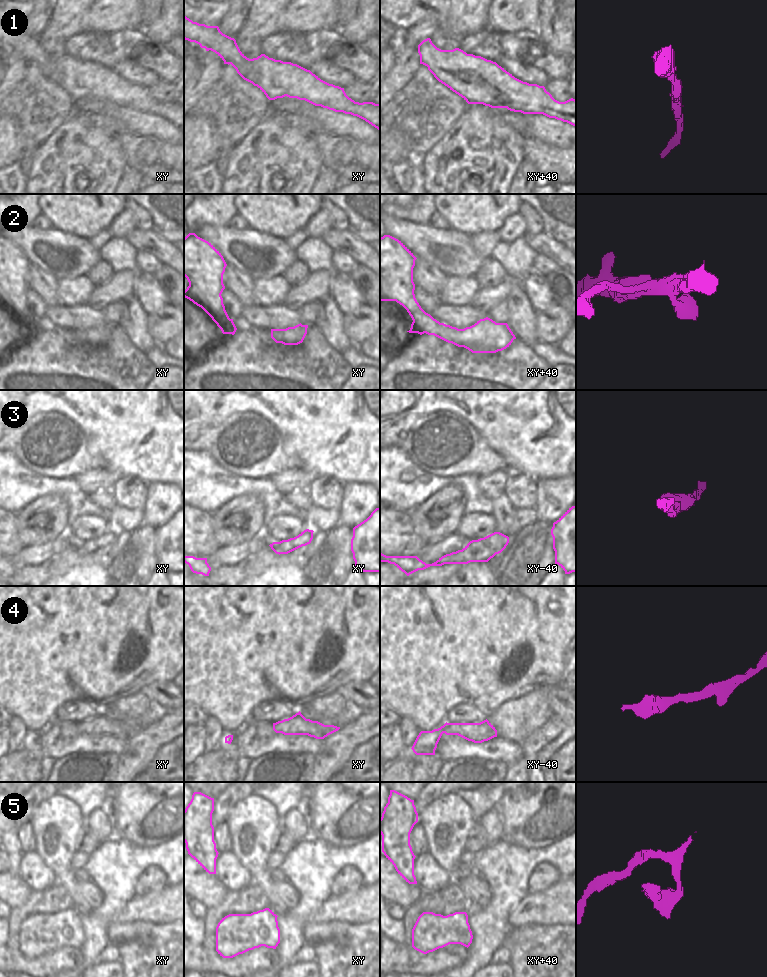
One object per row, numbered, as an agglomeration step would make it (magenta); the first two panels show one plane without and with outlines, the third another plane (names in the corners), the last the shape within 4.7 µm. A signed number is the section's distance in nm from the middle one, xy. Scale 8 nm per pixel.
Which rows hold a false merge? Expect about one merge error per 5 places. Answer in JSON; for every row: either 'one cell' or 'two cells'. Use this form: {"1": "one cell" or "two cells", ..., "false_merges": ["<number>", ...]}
{"1": "one cell", "2": "one cell", "3": "one cell", "4": "one cell", "5": "one cell", "false_merges": []}

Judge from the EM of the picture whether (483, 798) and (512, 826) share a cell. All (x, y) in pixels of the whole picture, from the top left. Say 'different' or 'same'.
different

